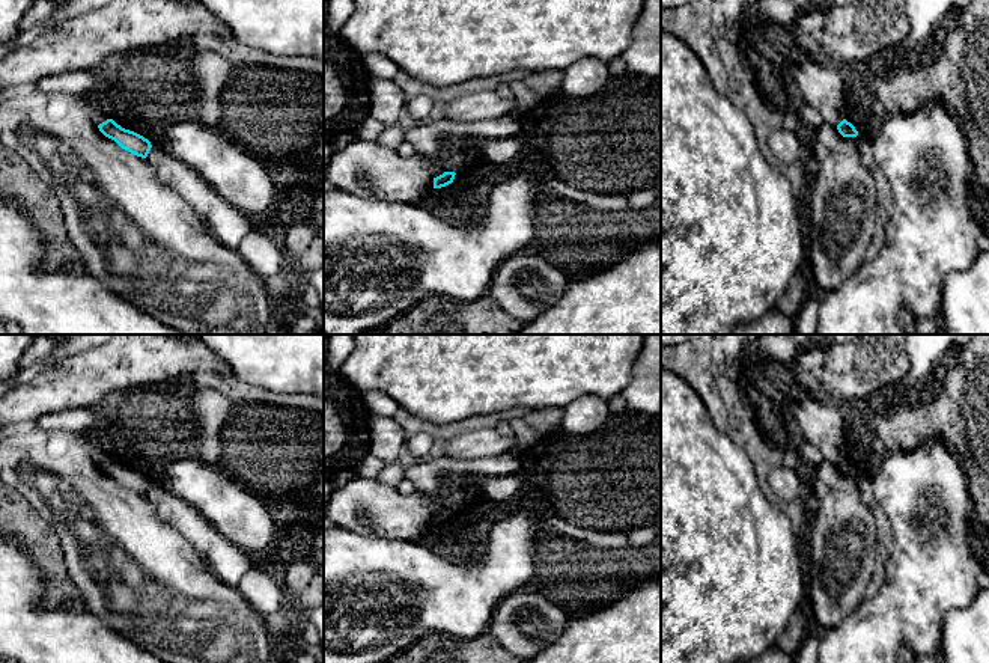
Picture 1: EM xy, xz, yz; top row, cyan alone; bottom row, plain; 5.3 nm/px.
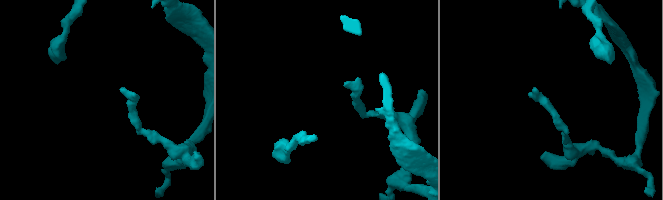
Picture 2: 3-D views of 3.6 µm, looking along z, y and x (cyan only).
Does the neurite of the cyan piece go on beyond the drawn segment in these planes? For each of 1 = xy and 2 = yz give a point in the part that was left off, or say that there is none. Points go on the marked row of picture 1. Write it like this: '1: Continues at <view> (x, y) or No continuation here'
1: No continuation here
2: No continuation here

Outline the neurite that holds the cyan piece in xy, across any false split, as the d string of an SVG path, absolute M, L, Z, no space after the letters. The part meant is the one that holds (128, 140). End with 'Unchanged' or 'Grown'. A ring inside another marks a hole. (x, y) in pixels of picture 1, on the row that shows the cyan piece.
M107 119L105 122L99 124L98 128L105 137L114 140L122 149L137 157L146 158L152 148L148 139L134 131L122 128L113 119Z. Unchanged

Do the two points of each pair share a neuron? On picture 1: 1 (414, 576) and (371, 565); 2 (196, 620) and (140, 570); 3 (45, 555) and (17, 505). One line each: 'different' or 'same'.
1: same
2: same
3: same

